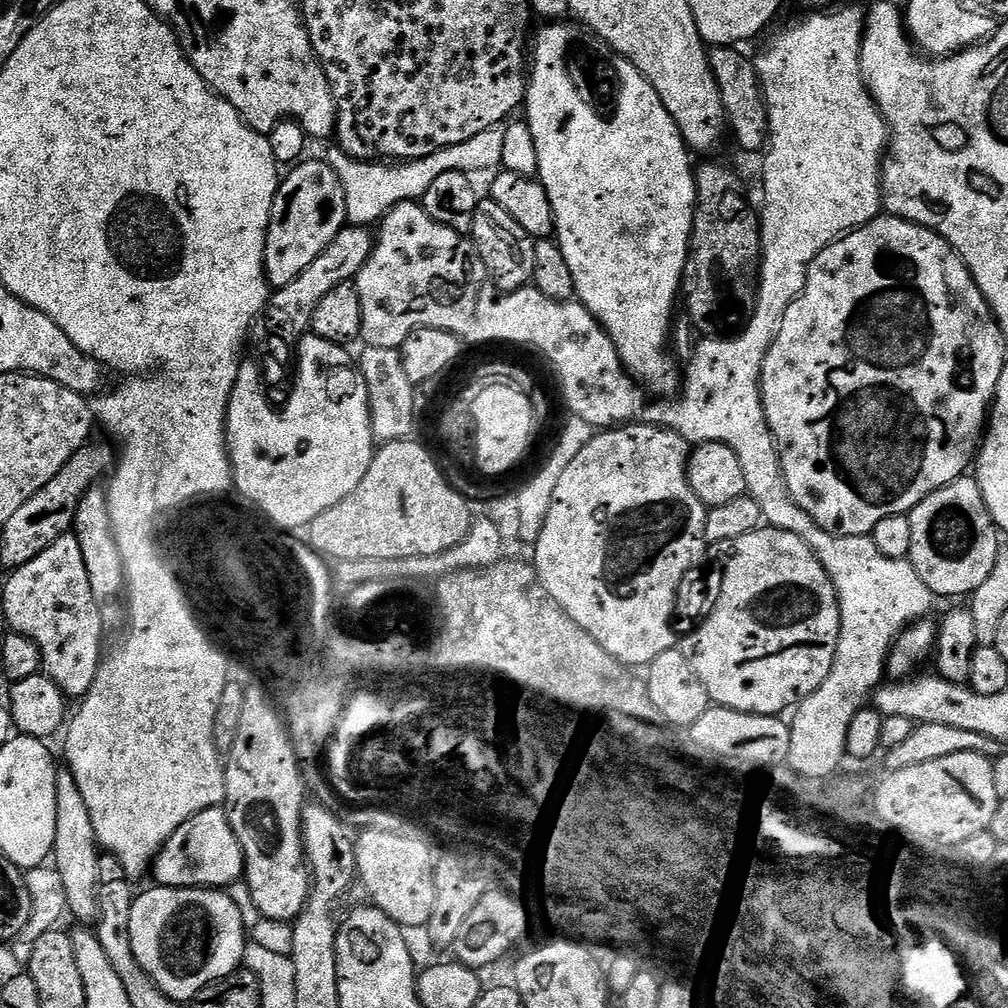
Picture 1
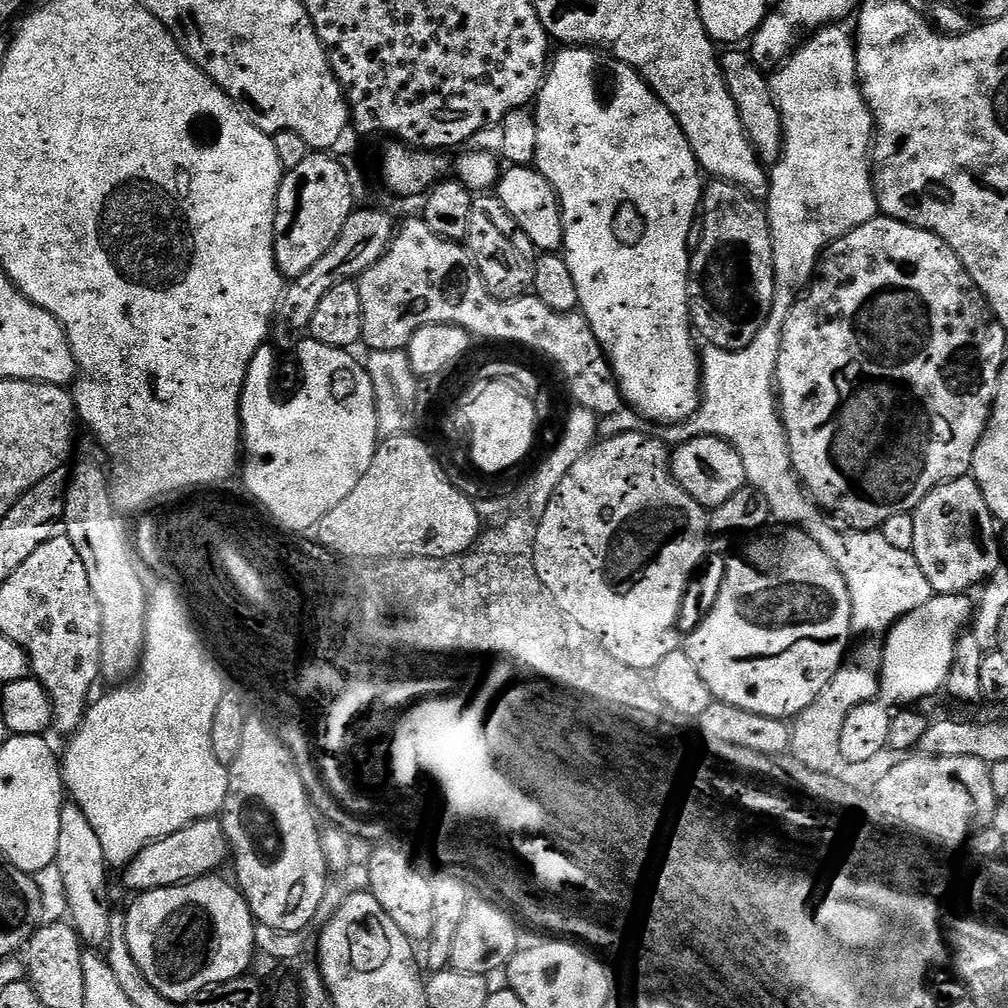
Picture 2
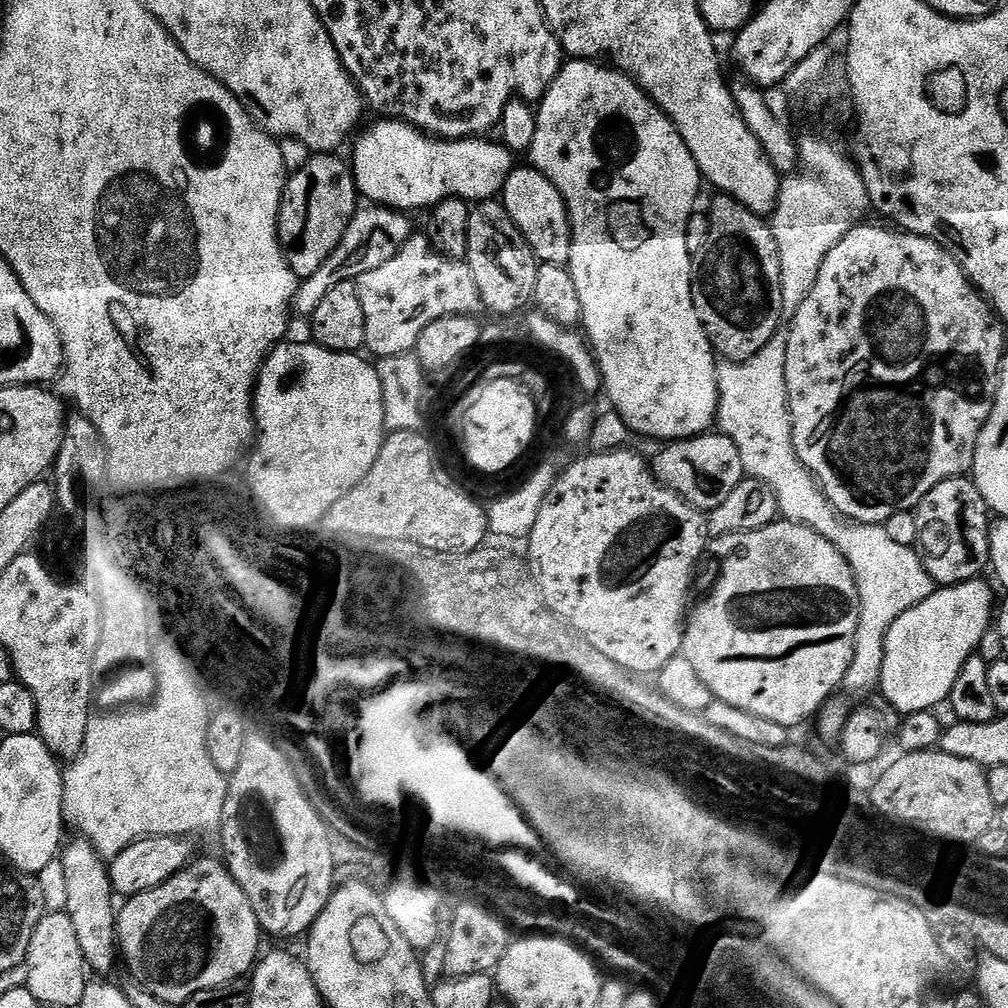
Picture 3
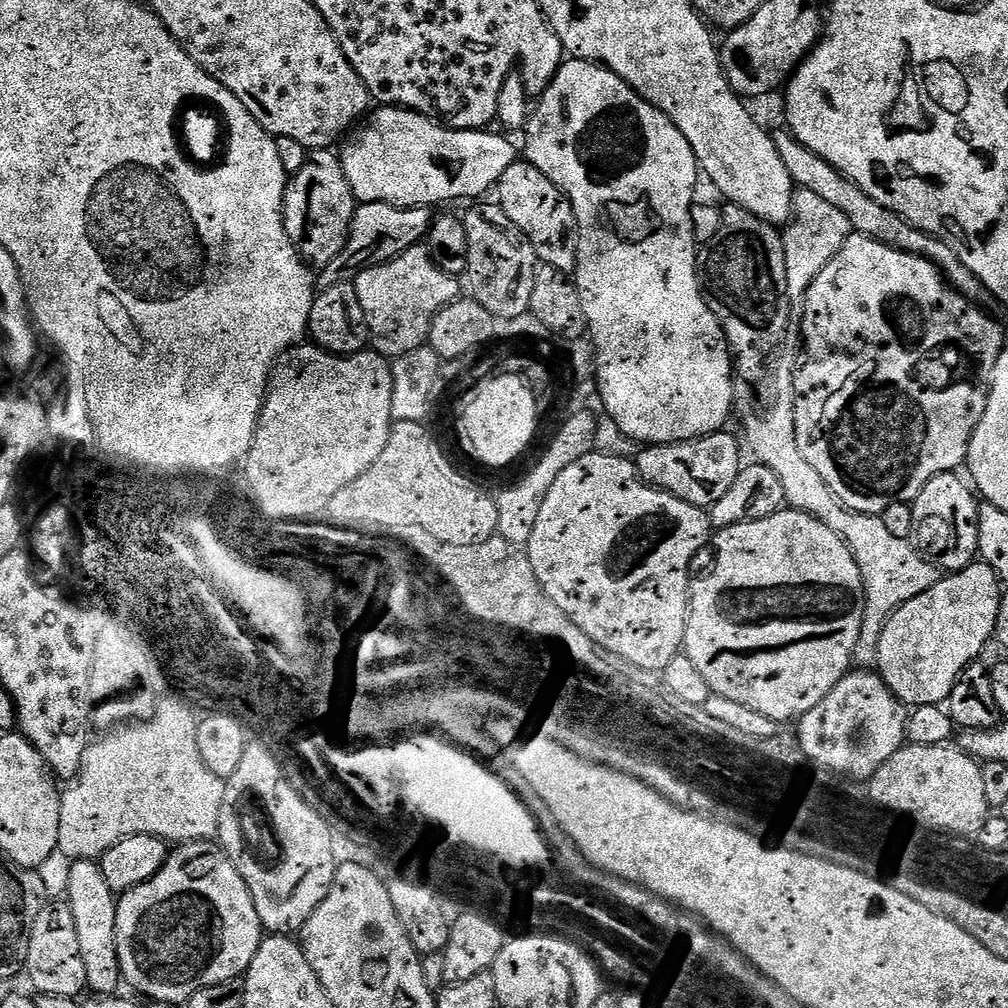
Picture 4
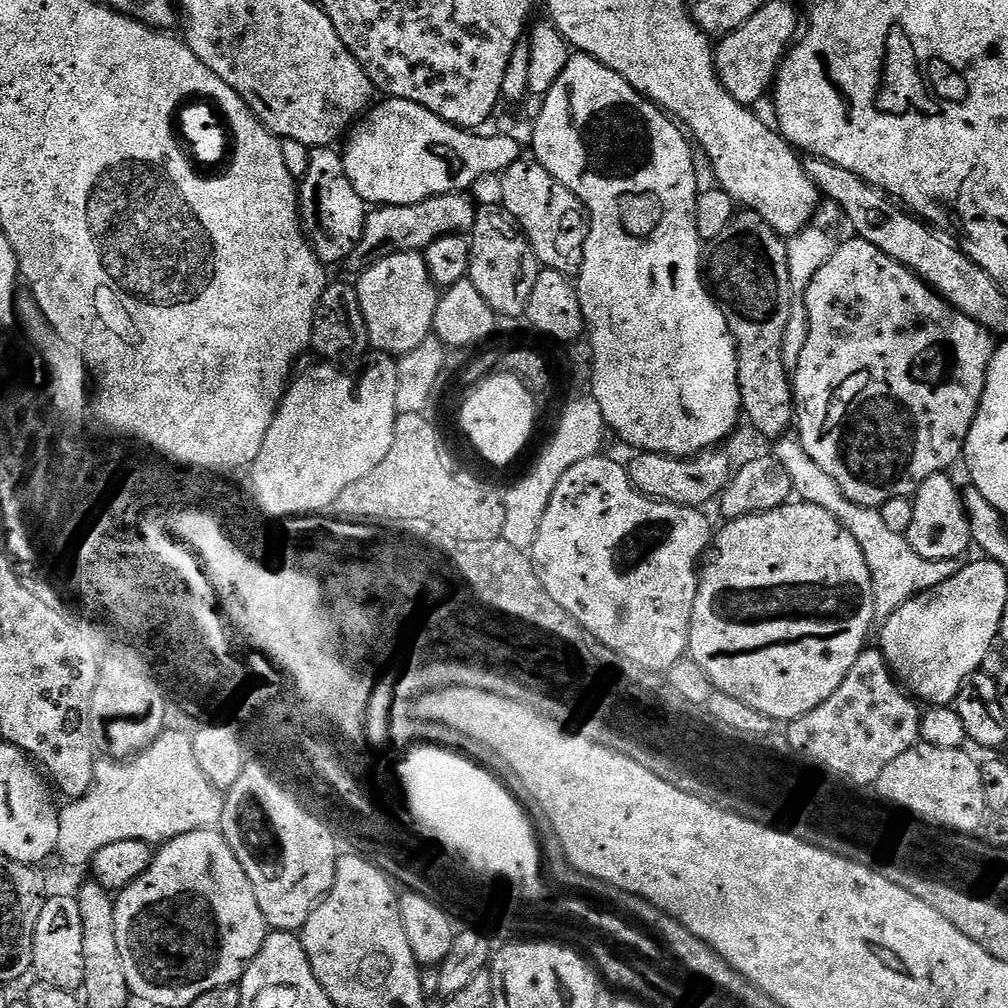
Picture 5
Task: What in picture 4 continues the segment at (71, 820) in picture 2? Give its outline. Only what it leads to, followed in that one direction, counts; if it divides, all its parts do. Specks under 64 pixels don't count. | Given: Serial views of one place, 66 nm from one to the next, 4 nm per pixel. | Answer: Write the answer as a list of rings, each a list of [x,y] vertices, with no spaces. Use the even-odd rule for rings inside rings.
[[[77,860],[70,870],[66,902],[74,914],[74,927],[78,929],[78,946],[82,950],[82,963],[86,966],[87,991],[100,998],[108,998],[122,988],[118,946],[116,945],[117,893],[106,886],[99,863],[94,860]]]

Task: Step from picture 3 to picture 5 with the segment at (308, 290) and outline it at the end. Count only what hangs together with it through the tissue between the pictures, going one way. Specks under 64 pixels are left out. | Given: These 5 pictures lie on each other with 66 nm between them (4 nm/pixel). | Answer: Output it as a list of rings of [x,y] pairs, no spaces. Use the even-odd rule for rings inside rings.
[[[463,192],[447,193],[444,196],[430,197],[416,205],[390,205],[377,207],[369,211],[368,221],[364,224],[364,237],[360,245],[349,254],[346,264],[356,274],[364,271],[371,264],[382,262],[382,258],[390,258],[403,252],[423,253],[424,249],[443,236],[471,233],[478,204]]]

